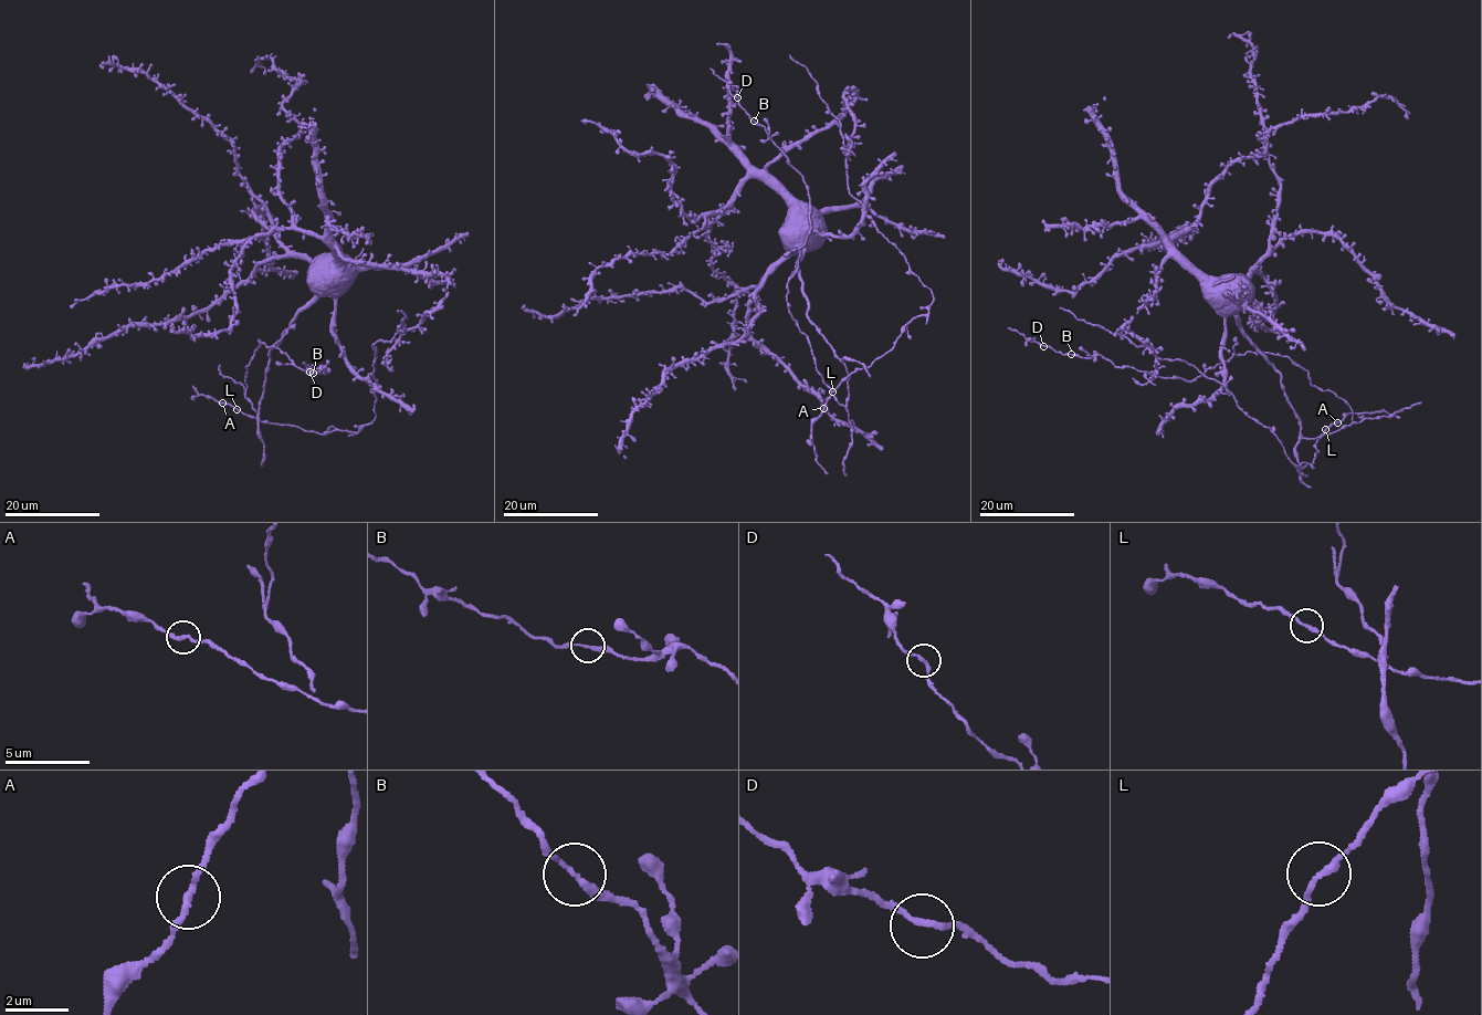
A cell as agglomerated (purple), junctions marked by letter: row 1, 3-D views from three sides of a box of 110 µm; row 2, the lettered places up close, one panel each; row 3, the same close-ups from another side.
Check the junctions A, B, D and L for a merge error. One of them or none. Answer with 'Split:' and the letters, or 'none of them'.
Split: none of them

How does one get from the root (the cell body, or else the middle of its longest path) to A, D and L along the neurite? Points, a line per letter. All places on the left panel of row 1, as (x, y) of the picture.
A: (339, 272), (334, 269), (326, 293), (297, 313), (279, 344), (270, 351), (259, 418), (221, 403)
D: (339, 272), (271, 348), (258, 417), (245, 378), (259, 339), (312, 375), (329, 372), (322, 365), (309, 372)
L: (339, 272), (334, 269), (326, 293), (297, 313), (279, 344), (270, 351), (259, 418), (237, 408)

